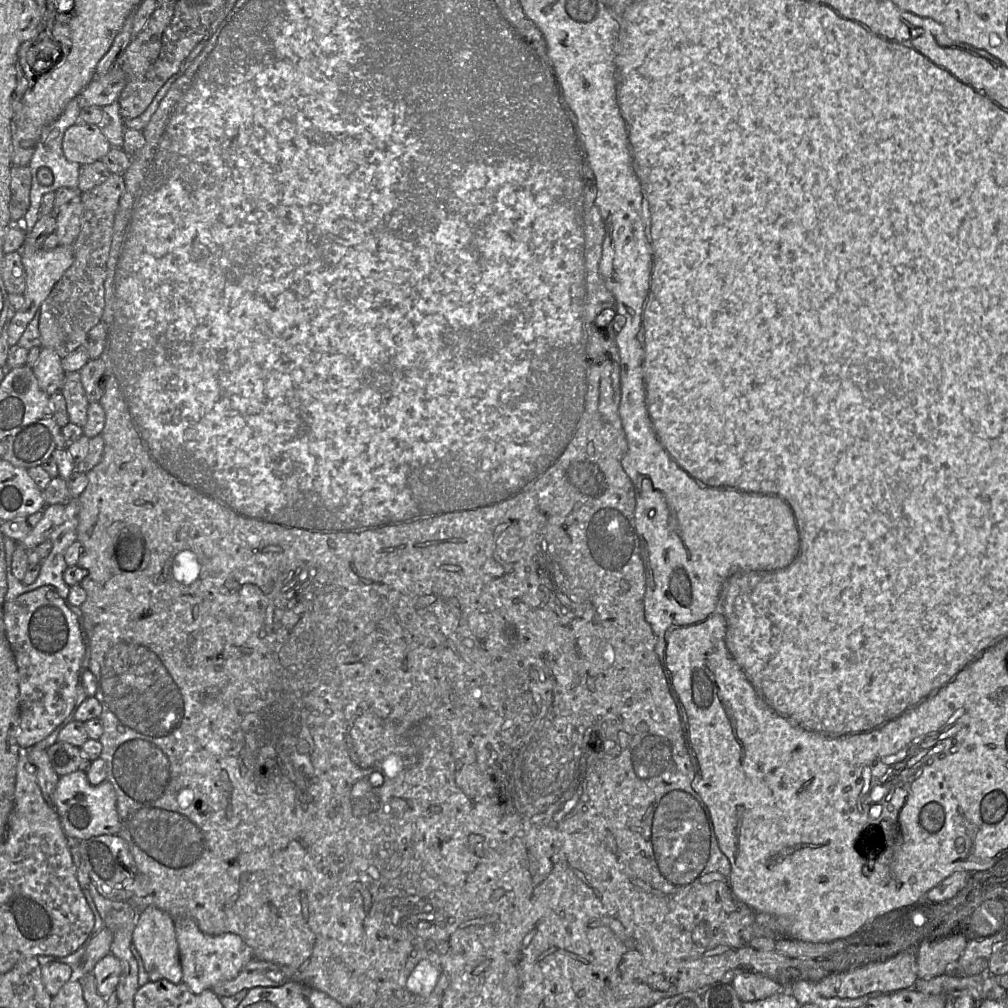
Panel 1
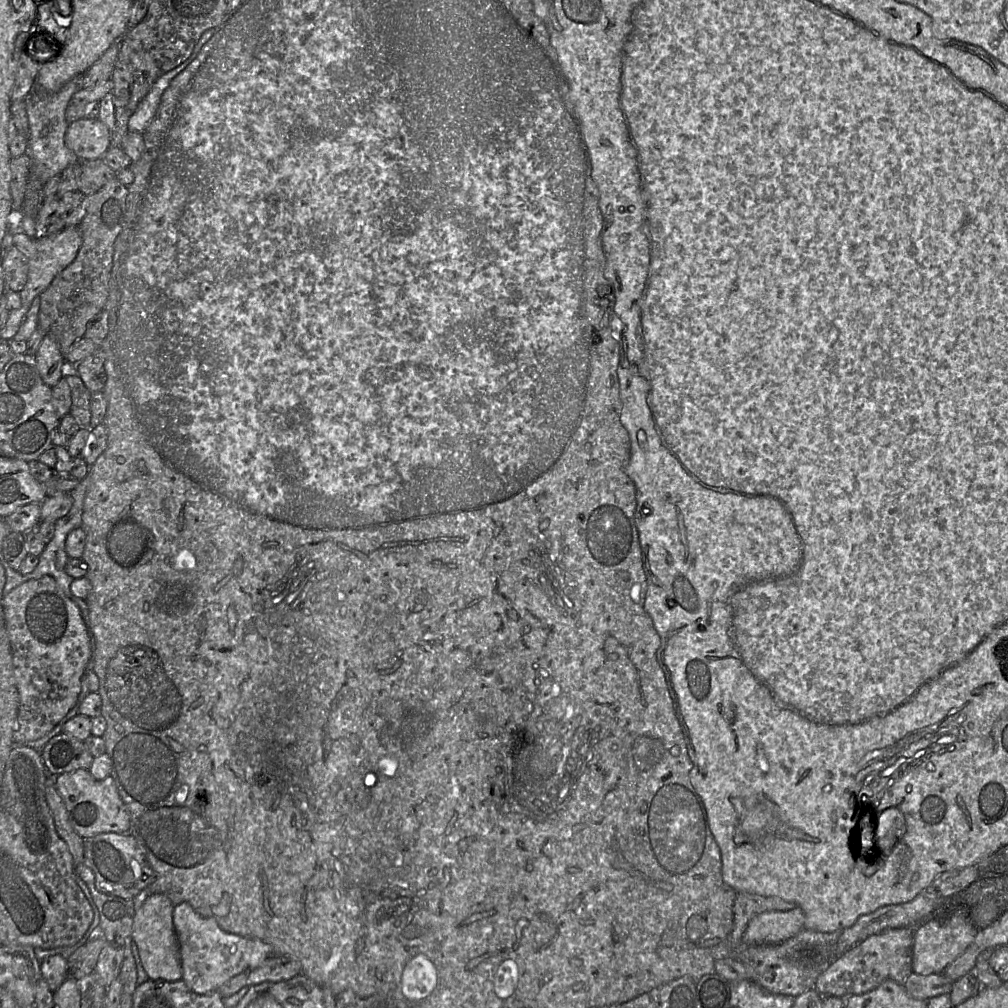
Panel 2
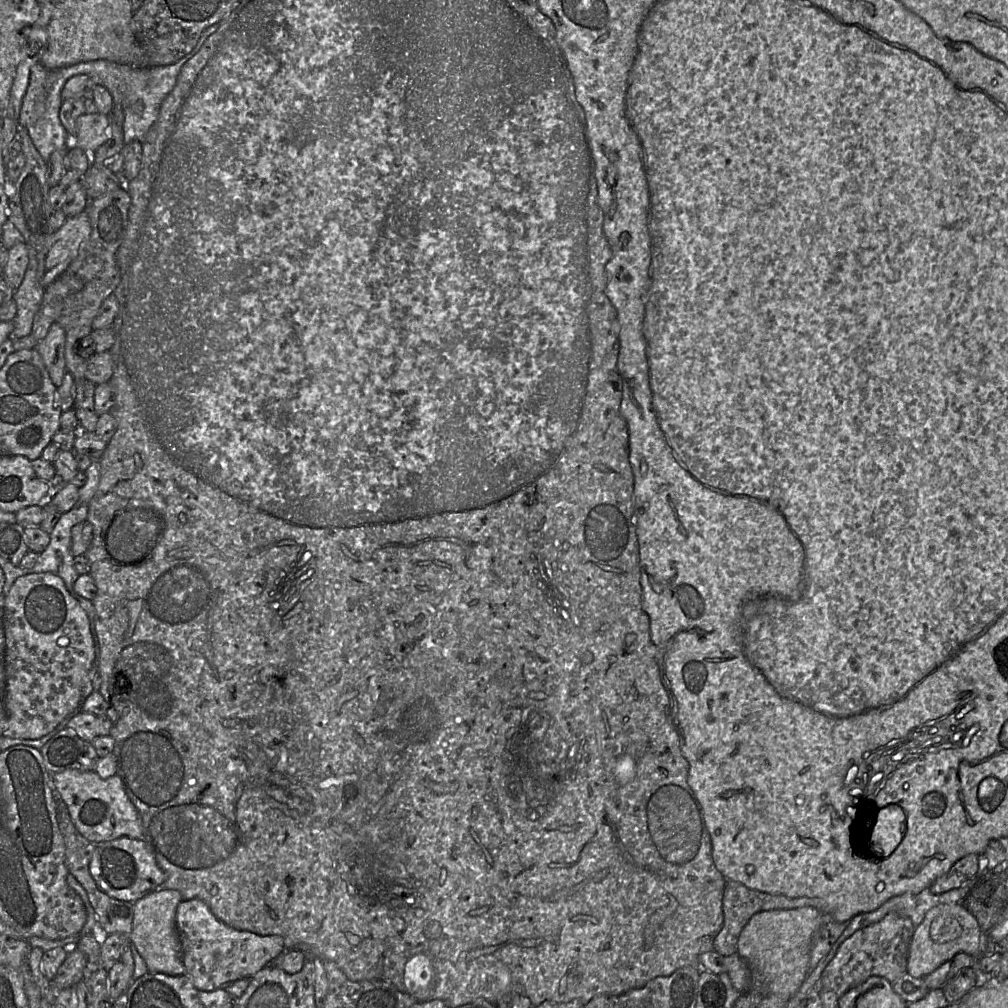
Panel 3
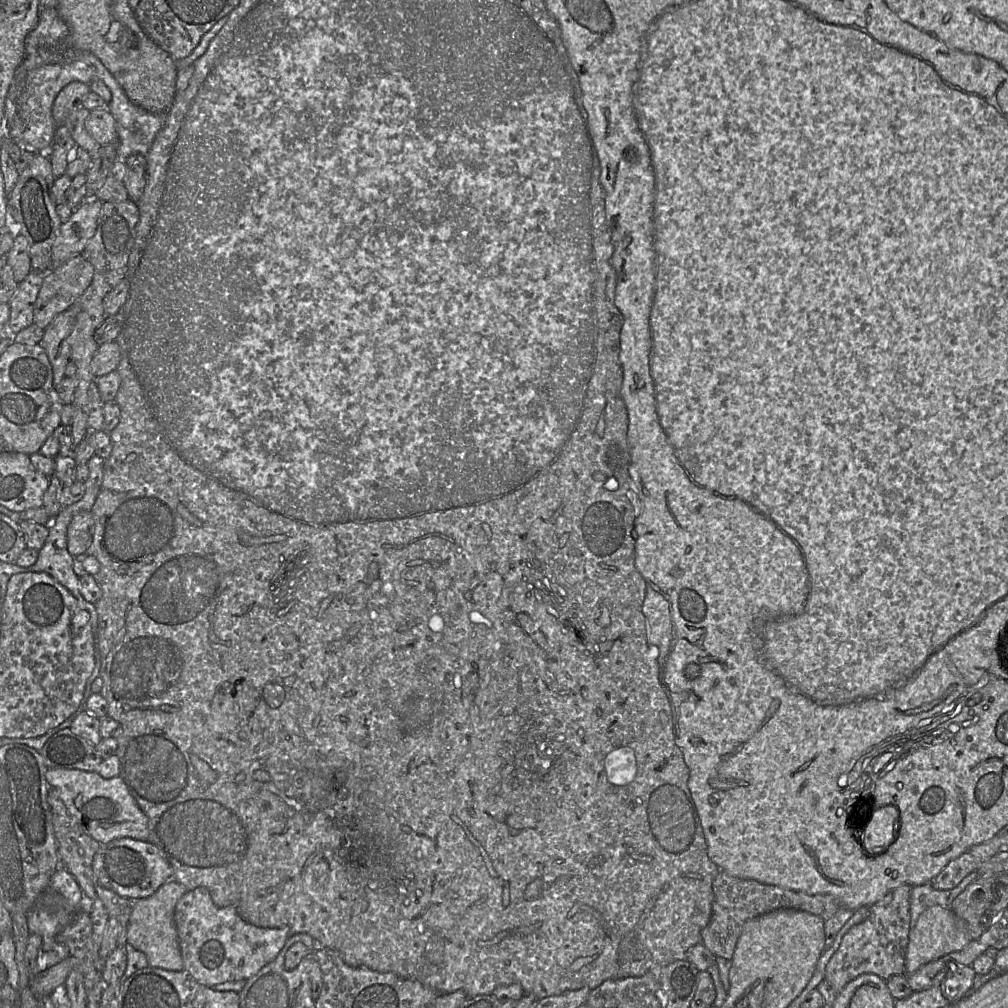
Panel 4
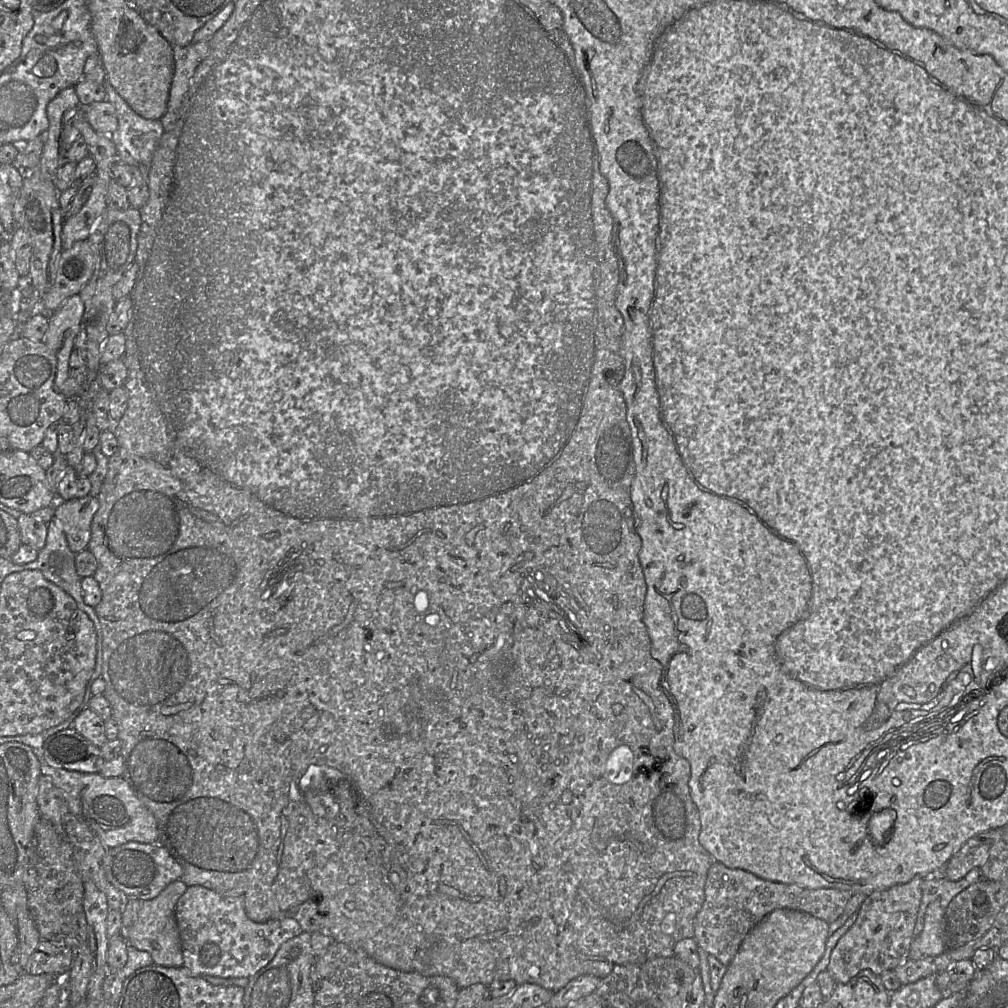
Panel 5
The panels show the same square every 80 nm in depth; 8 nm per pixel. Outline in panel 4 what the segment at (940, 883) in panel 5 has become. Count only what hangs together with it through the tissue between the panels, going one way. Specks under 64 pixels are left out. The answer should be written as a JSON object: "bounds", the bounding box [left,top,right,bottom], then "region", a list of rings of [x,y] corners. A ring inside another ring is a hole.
{"bounds":[910,871,980,928],"region":[[[973,871],[958,886],[950,890],[937,890],[932,883],[913,886],[910,894],[910,928],[915,927],[919,916],[928,907],[940,905],[943,908],[951,909],[955,898],[980,877],[977,871]]]}

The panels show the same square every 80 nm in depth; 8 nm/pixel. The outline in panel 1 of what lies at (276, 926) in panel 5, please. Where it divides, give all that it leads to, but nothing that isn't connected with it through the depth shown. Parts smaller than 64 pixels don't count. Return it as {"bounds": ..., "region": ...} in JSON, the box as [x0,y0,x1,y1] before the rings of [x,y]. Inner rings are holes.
{"bounds":[174,917,253,994],"region":[[[178,917],[174,919],[174,924],[182,967],[182,982],[195,994],[235,978],[253,959],[251,948],[237,934],[205,934],[190,917]]]}

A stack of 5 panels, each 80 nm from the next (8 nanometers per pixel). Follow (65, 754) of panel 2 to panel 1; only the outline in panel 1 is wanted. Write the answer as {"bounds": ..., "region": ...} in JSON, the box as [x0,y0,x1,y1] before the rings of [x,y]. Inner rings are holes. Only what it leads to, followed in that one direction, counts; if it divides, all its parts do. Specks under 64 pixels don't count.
{"bounds":[46,741,91,777],"region":[[[56,741],[46,751],[51,765],[59,777],[77,770],[86,772],[91,764],[79,747],[67,742]]]}

